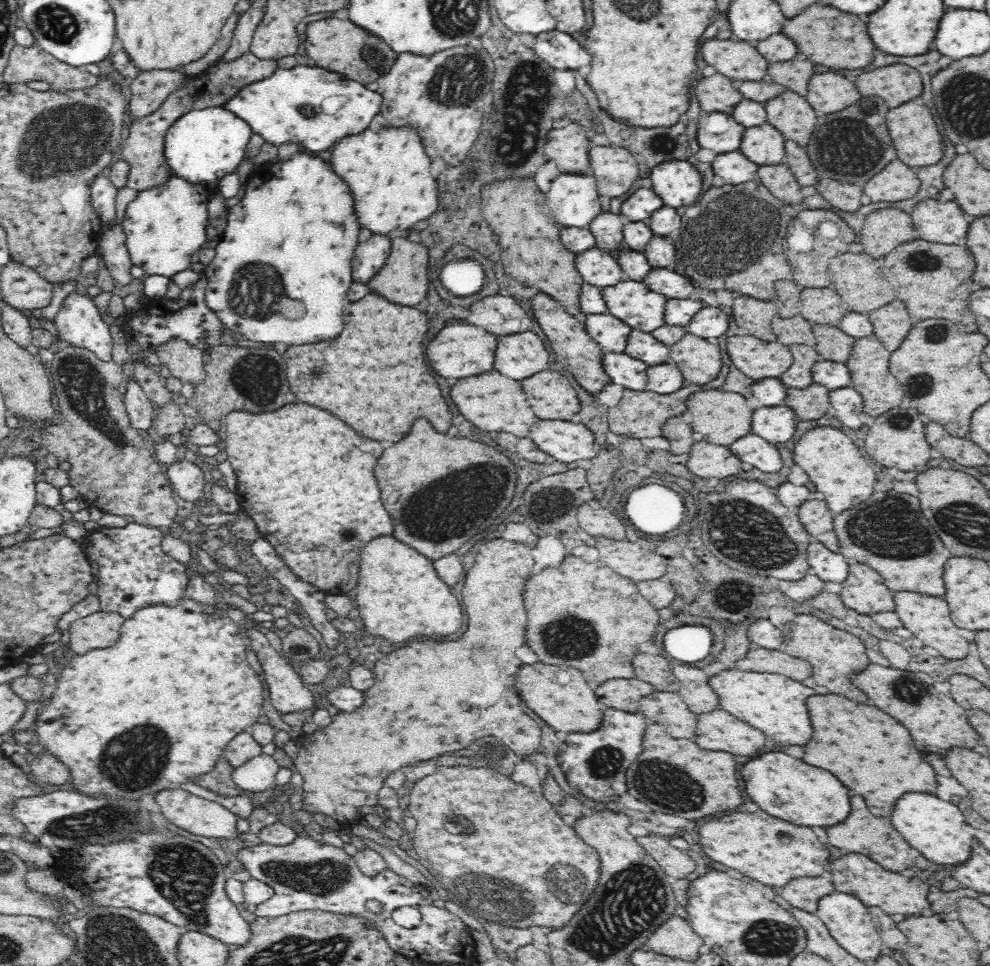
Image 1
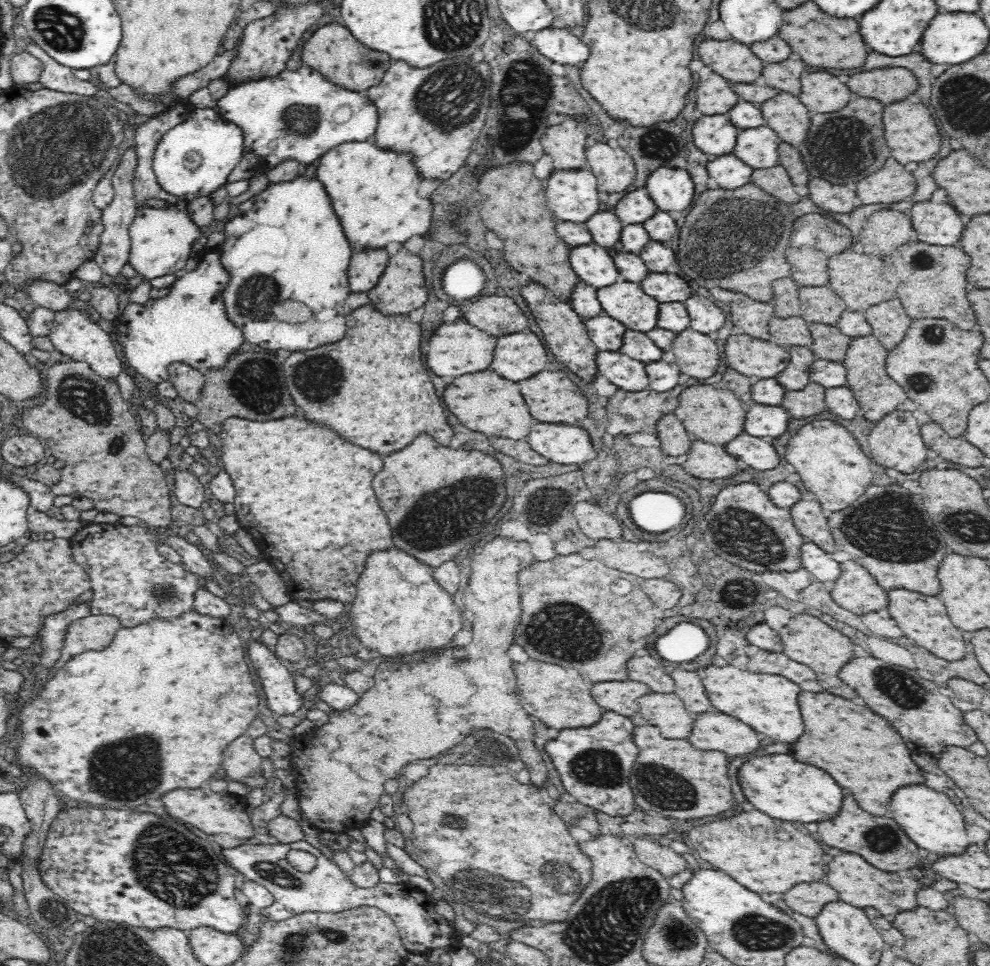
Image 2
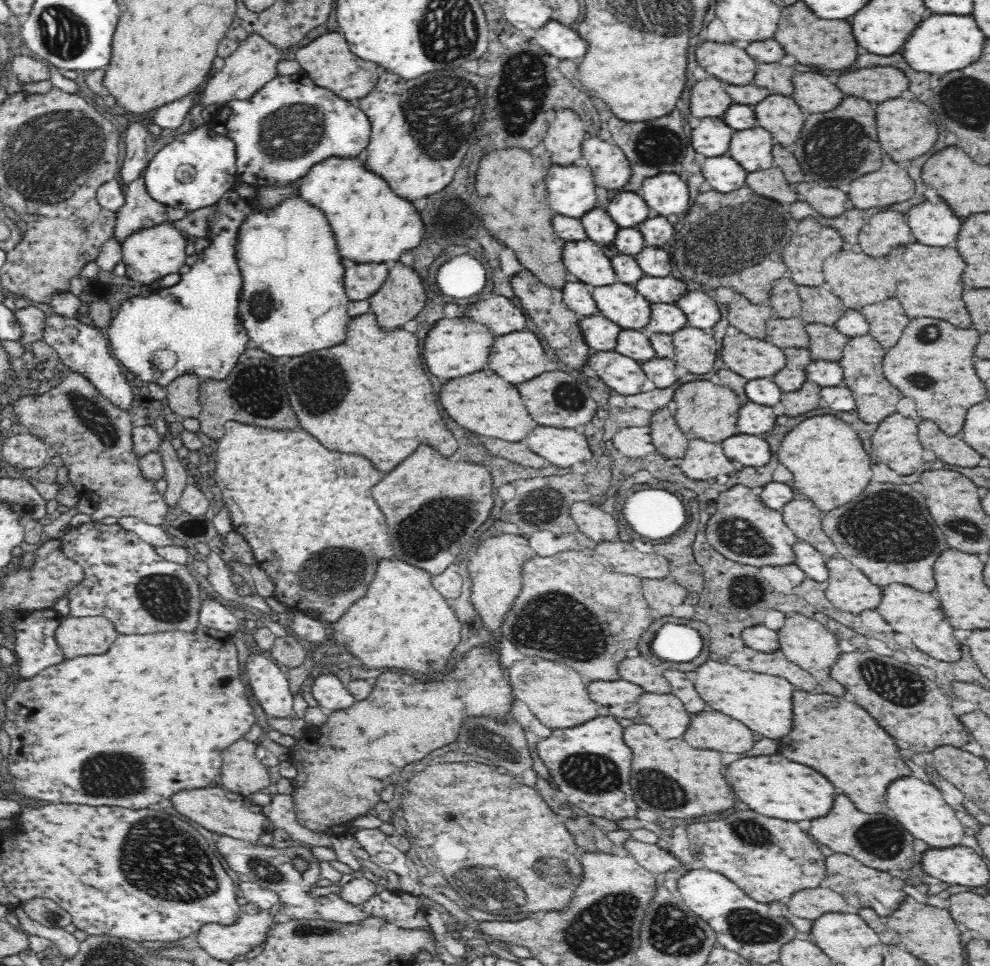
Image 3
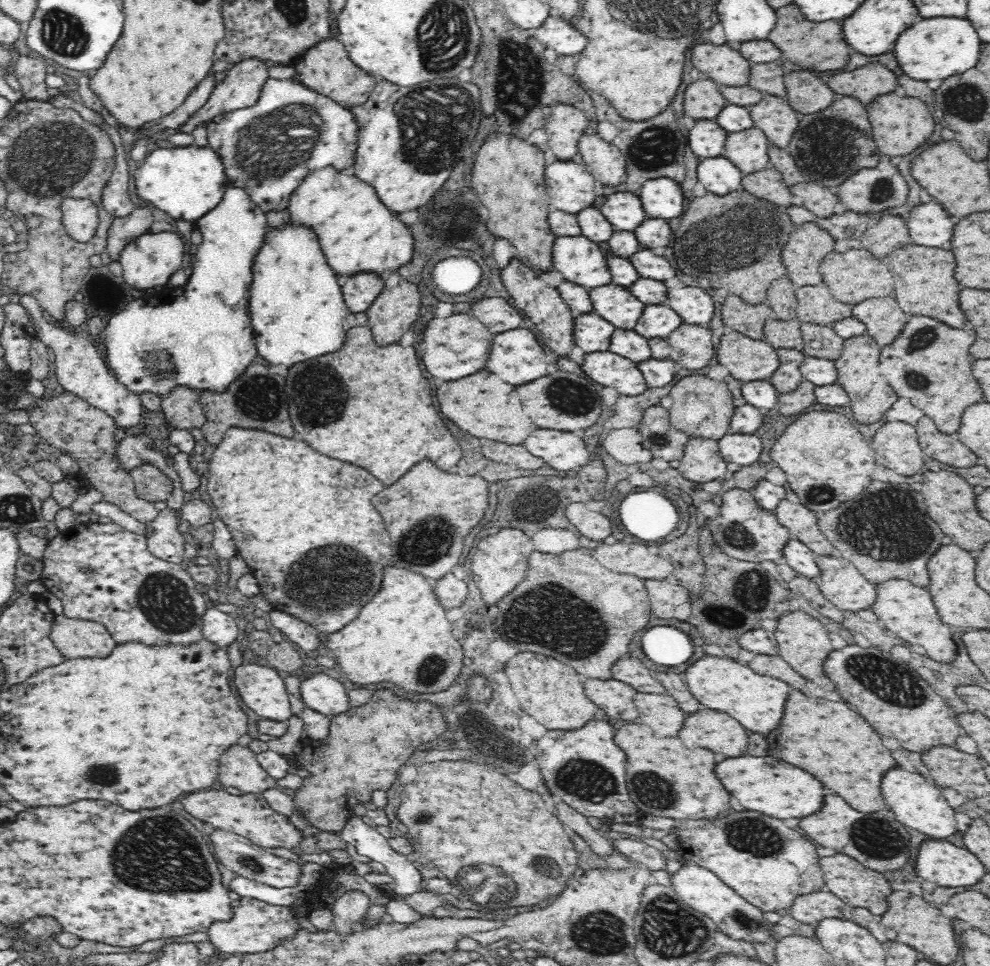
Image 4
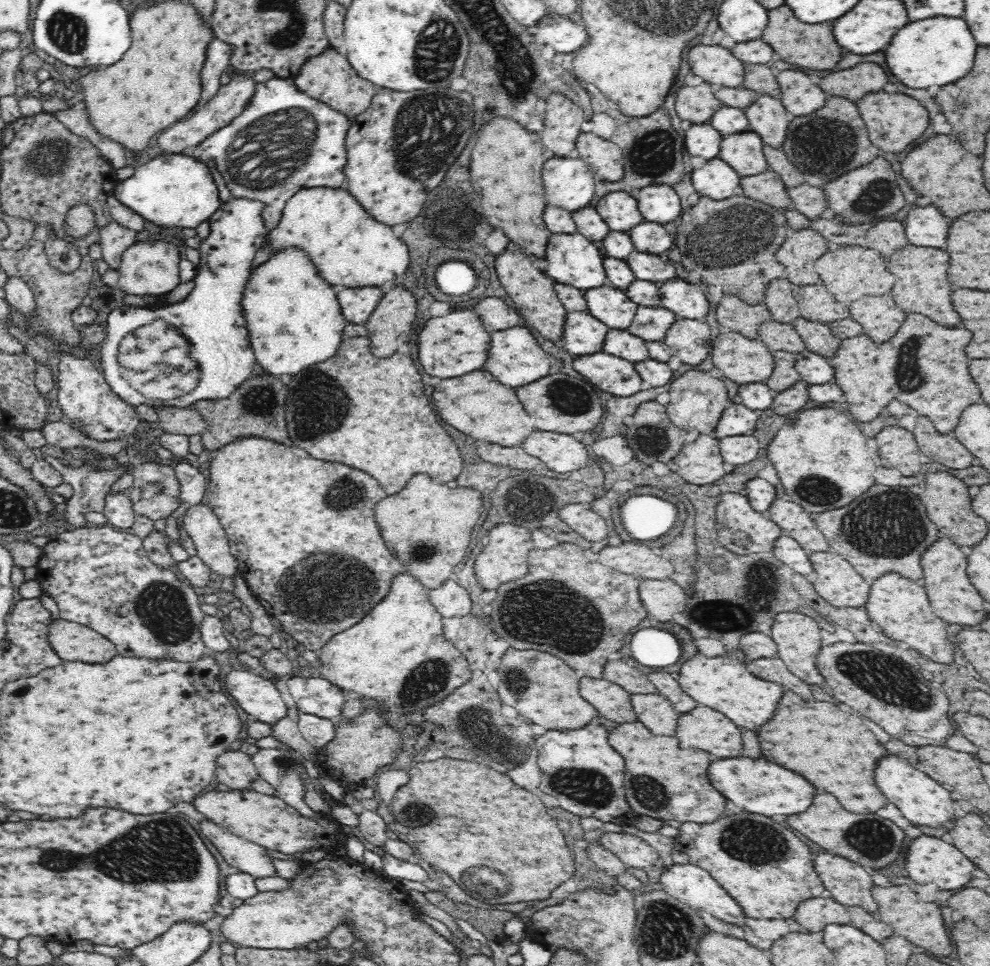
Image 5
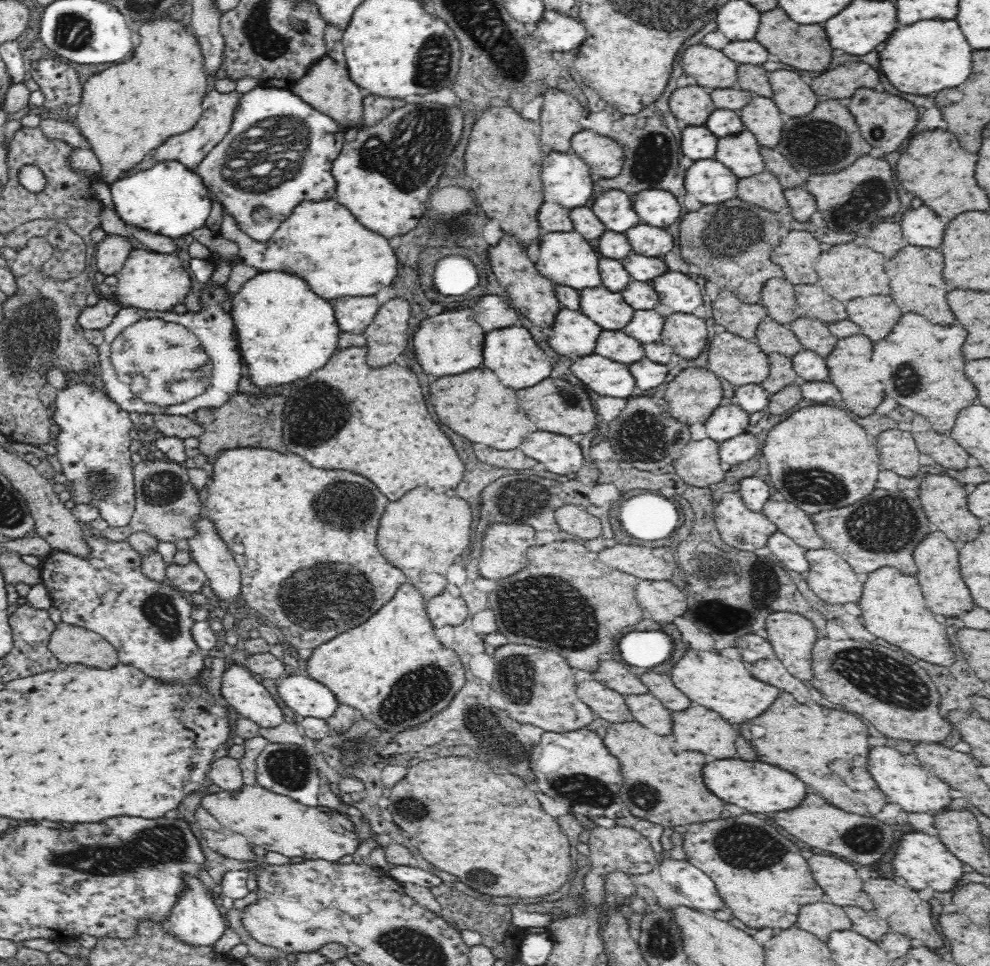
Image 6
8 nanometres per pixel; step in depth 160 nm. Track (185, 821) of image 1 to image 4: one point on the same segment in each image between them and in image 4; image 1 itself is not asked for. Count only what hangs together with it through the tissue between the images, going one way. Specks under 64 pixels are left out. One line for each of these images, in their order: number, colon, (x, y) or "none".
2: (212, 813)
3: (222, 812)
4: (249, 815)

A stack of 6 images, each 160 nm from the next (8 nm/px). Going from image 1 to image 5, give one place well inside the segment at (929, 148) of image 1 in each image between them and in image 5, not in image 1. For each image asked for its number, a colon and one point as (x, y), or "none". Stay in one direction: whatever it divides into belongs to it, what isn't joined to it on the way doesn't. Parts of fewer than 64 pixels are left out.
2: (904, 121)
3: (907, 130)
4: (901, 125)
5: (895, 121)

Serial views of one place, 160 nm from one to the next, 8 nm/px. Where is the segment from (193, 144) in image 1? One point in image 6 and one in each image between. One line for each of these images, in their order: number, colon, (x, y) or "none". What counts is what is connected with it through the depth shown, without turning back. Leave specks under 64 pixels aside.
2: (194, 158)
3: (196, 167)
4: (186, 182)
5: (173, 189)
6: (170, 199)

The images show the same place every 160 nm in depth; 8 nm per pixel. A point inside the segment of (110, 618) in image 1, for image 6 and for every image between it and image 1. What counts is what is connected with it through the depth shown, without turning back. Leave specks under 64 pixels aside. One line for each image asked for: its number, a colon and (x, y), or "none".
2: (91, 632)
3: (77, 636)
4: (74, 638)
5: (73, 642)
6: (70, 643)

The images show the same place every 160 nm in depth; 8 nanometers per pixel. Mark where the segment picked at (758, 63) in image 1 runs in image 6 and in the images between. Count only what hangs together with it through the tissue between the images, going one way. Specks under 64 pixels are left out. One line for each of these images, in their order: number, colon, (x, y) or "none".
2: (735, 61)
3: (730, 63)
4: (726, 65)
5: (717, 65)
6: (711, 67)

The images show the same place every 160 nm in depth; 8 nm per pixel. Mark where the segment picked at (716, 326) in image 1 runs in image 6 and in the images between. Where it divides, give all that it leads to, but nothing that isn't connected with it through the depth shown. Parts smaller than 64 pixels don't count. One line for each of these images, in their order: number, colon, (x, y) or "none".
2: (706, 317)
3: (702, 311)
4: (692, 303)
5: (687, 301)
6: (679, 291)

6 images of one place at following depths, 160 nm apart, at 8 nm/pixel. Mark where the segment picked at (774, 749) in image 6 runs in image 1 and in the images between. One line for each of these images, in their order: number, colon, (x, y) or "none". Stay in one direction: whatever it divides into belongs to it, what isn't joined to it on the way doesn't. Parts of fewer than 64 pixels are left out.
1: (883, 771)
2: (839, 737)
3: (862, 759)
4: (828, 738)
5: (835, 750)

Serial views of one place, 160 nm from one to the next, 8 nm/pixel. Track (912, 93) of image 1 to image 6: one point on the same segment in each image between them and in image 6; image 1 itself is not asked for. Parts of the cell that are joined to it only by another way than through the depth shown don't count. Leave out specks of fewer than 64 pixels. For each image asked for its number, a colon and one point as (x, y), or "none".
2: (890, 85)
3: (878, 84)
4: (867, 83)
5: (868, 77)
6: (844, 81)

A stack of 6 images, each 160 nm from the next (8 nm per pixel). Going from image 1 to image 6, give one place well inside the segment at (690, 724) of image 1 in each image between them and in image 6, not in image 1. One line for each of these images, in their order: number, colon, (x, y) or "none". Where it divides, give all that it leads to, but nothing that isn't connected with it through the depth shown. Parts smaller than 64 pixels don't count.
2: (667, 711)
3: (665, 712)
4: (660, 712)
5: (656, 711)
6: (648, 710)

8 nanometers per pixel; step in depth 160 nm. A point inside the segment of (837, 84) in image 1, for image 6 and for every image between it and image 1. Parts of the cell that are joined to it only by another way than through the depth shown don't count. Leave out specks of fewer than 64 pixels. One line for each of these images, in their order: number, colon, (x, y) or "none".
2: (822, 92)
3: (816, 93)
4: (808, 93)
5: (802, 97)
6: (792, 94)

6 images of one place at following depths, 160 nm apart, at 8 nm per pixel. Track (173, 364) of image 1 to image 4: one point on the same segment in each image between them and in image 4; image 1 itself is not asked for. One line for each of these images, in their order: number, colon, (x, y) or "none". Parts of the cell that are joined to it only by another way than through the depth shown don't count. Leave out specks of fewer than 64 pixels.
2: (189, 380)
3: (182, 399)
4: (181, 406)

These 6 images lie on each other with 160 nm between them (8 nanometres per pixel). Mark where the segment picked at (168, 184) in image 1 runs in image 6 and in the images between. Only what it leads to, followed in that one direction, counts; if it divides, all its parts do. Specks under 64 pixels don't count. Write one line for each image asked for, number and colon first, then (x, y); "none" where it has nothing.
2: (161, 238)
3: (150, 253)
4: (149, 260)
5: (146, 268)
6: (155, 280)

